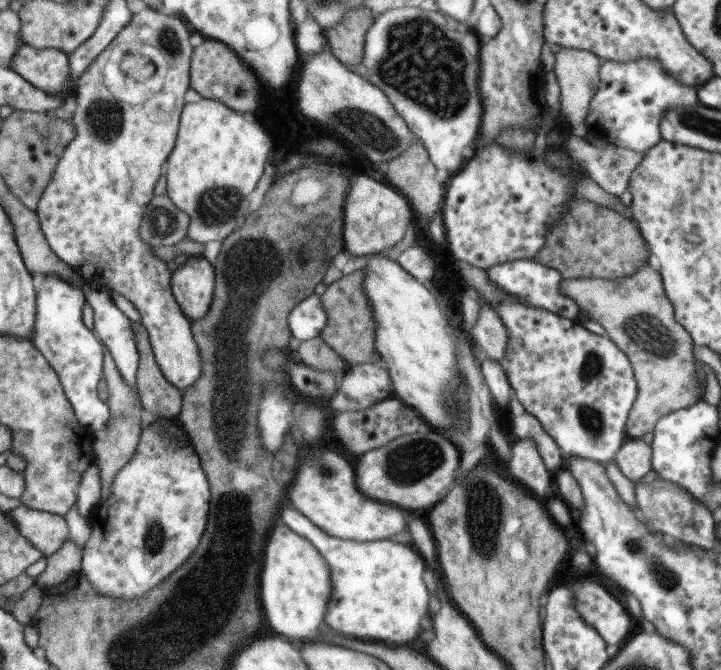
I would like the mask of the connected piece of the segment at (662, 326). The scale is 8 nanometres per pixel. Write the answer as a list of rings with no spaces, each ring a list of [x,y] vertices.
[[[643,266],[621,282],[563,279],[558,287],[560,293],[577,303],[584,318],[603,327],[604,335],[618,345],[631,362],[638,392],[625,422],[626,439],[641,439],[643,434],[655,430],[662,416],[689,408],[701,398],[696,366],[691,362],[692,338],[675,320],[672,304],[665,298],[664,285],[657,272],[656,266],[655,270]]]

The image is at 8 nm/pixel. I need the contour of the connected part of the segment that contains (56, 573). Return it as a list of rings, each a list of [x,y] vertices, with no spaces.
[[[67,539],[60,551],[46,558],[47,565],[37,585],[41,590],[63,585],[73,573],[82,570],[83,555],[84,547],[79,546],[75,540]]]

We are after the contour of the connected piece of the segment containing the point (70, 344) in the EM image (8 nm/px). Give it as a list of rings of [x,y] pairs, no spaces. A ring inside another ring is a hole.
[[[55,273],[43,276],[40,284],[37,292],[37,336],[33,342],[60,376],[77,420],[95,433],[112,423],[110,406],[99,398],[99,380],[105,377],[104,352],[107,348],[85,324],[84,306],[88,299],[83,285],[70,284]]]

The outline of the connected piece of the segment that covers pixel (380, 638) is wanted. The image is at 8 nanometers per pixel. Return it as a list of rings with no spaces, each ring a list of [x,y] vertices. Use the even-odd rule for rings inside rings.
[[[287,503],[282,504],[278,518],[279,522],[287,528],[310,541],[321,552],[325,562],[329,564],[331,578],[333,578],[332,600],[327,612],[329,620],[325,620],[325,622],[331,630],[345,634],[345,636],[351,636],[351,638],[359,638],[359,640],[377,640],[377,642],[399,644],[399,646],[407,646],[417,638],[421,620],[427,618],[425,608],[427,608],[429,596],[427,596],[425,584],[421,580],[423,562],[409,546],[391,542],[389,539],[359,542],[334,537],[314,525],[308,517],[303,516],[291,504]]]

